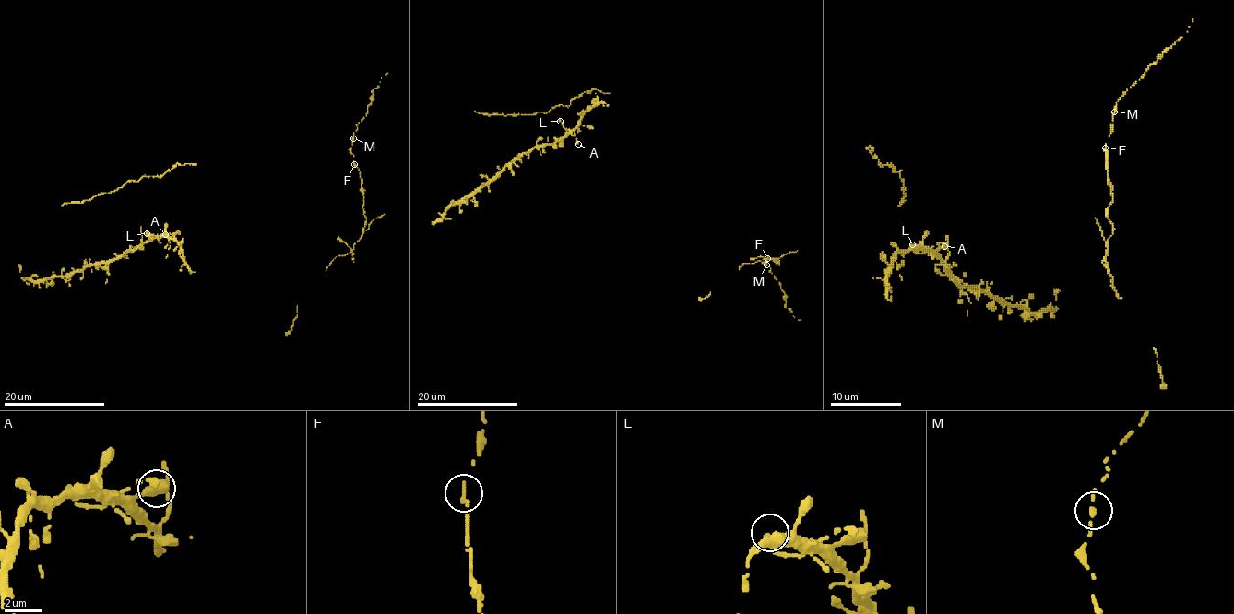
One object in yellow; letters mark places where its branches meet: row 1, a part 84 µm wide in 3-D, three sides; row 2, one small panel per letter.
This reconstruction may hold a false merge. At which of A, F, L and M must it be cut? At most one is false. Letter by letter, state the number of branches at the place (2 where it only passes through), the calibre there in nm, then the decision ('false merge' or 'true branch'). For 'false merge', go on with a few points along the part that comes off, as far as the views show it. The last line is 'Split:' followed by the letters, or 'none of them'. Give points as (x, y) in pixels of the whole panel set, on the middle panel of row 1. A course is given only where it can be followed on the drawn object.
A: 1 | 280 nm | true branch
F: 1 | 280 nm | true branch
L: 1 | 240 nm | true branch
M: 1 | 240 nm | true branch
Split: none of them

